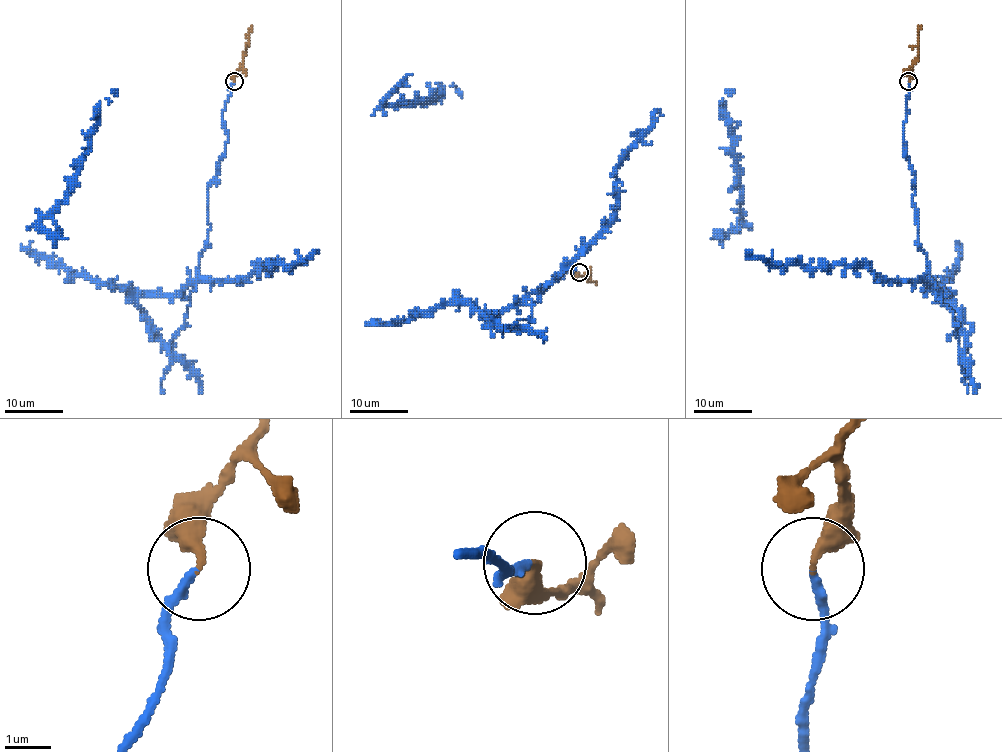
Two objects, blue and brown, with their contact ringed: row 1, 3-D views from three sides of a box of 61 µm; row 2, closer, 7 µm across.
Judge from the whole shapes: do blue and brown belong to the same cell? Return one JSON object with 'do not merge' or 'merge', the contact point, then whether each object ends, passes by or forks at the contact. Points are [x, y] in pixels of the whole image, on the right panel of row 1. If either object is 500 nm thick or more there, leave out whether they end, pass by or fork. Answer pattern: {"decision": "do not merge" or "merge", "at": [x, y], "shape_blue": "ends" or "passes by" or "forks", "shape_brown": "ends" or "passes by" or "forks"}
{"decision": "merge", "at": [908, 81], "shape_blue": "ends", "shape_brown": "ends"}

